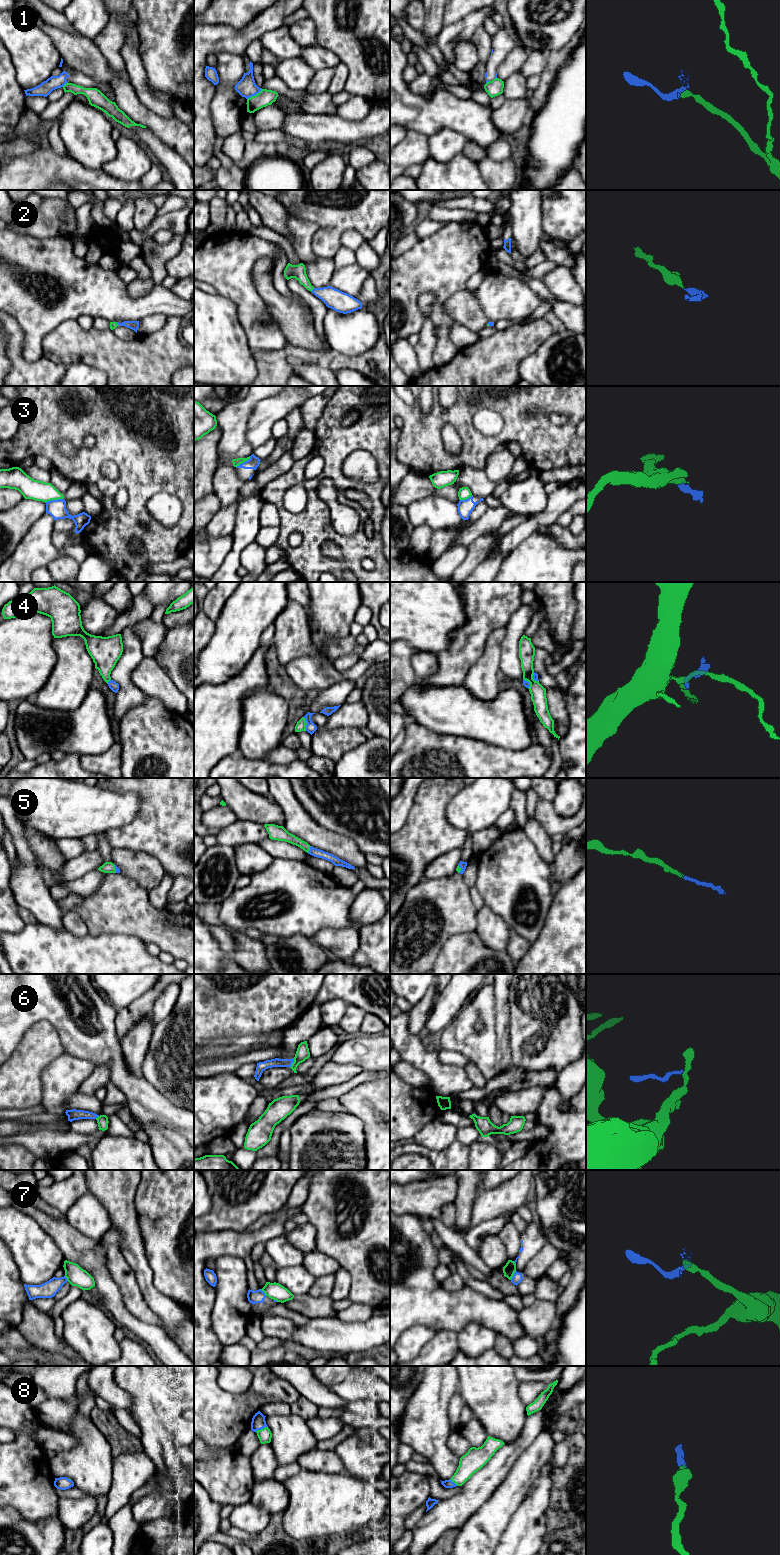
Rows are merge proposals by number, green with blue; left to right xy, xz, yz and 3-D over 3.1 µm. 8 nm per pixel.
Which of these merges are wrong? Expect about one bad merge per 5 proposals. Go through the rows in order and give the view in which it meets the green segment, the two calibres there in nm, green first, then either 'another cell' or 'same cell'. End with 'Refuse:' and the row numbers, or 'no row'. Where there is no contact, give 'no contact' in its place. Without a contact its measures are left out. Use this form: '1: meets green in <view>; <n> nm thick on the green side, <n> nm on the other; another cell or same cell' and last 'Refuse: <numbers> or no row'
1: meets green in xz; 130 nm thick on the green side, 160 nm on the other; another cell
2: meets green in xz; 120 nm thick on the green side, 160 nm on the other; same cell
3: meets green in xy; 160 nm thick on the green side, 140 nm on the other; another cell
4: meets green in xz; 80 nm thick on the green side, 80 nm on the other; another cell
5: meets green in xz; 100 nm thick on the green side, 70 nm on the other; same cell
6: meets green in xz; 110 nm thick on the green side, 80 nm on the other; another cell
7: meets green in yz; 100 nm thick on the green side, 80 nm on the other; another cell
8: meets green in xz; 110 nm thick on the green side, 110 nm on the other; same cell
Refuse: 1, 3, 4, 6, 7

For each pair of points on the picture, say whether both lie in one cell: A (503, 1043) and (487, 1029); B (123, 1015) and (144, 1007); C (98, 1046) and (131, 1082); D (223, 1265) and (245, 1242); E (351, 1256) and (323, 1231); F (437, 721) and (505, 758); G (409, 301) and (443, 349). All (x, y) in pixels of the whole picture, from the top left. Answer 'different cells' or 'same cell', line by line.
A: different cells
B: same cell
C: same cell
D: different cells
E: same cell
F: different cells
G: same cell

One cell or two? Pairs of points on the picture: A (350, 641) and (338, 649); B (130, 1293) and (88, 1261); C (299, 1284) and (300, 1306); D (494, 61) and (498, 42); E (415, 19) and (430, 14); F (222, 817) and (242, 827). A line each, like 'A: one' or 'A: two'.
A: one
B: two
C: two
D: one
E: two
F: two

